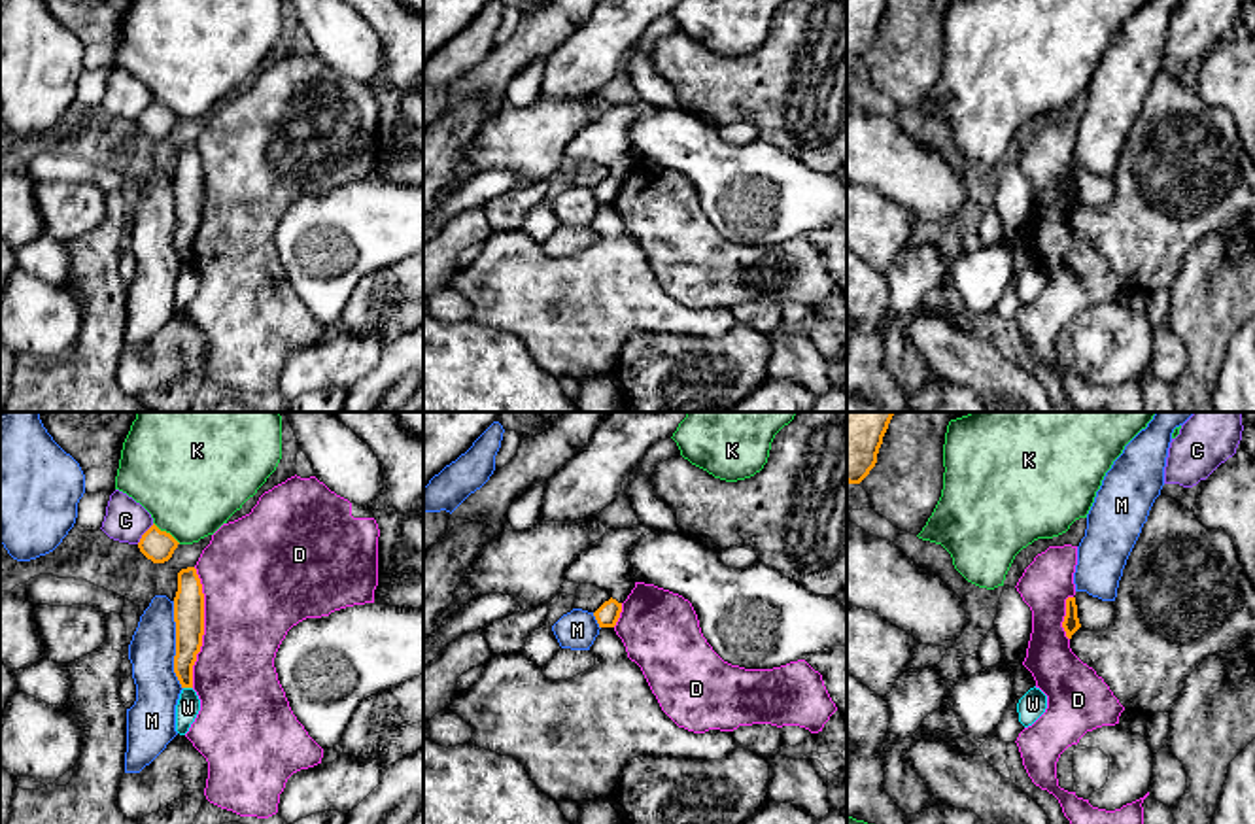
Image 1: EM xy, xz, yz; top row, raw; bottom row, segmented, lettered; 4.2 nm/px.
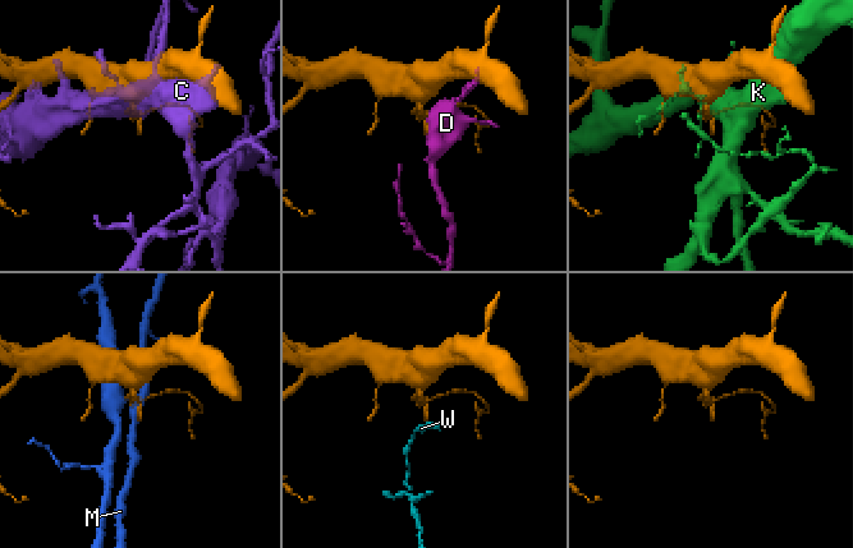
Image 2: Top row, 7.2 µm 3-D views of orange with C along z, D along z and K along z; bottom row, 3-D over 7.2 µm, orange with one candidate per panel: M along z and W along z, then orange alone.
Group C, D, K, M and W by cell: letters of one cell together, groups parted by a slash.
C / D / K / M / W

